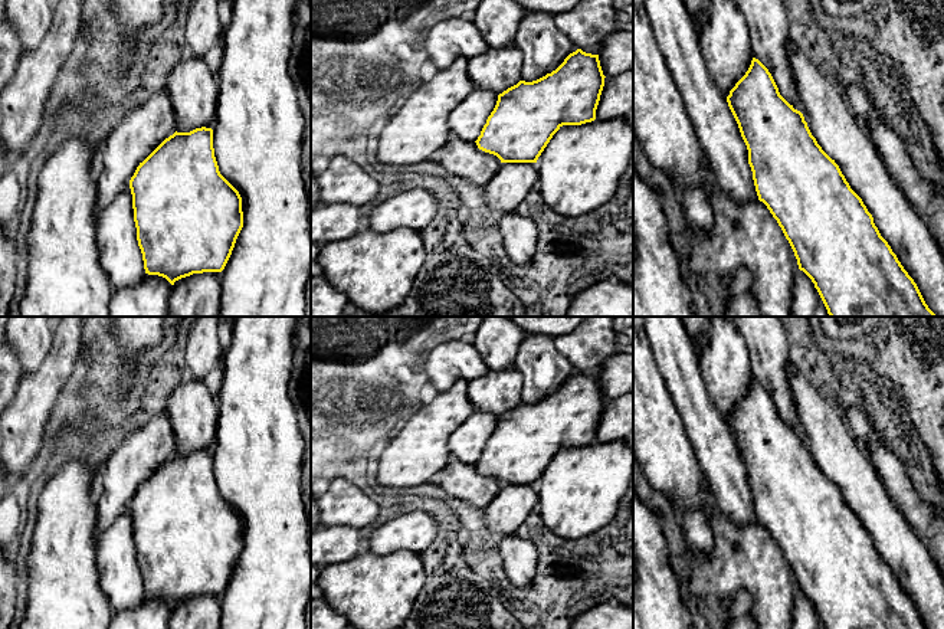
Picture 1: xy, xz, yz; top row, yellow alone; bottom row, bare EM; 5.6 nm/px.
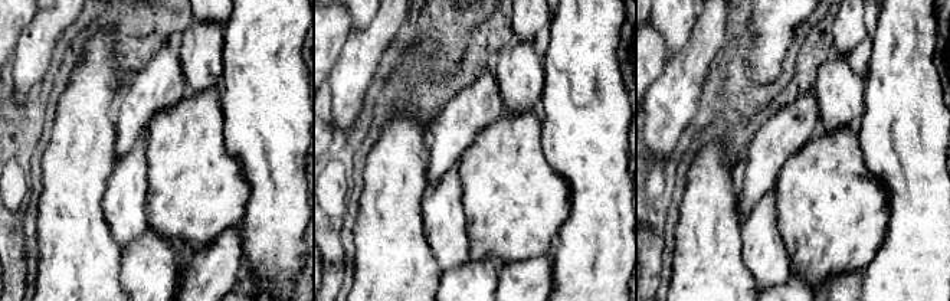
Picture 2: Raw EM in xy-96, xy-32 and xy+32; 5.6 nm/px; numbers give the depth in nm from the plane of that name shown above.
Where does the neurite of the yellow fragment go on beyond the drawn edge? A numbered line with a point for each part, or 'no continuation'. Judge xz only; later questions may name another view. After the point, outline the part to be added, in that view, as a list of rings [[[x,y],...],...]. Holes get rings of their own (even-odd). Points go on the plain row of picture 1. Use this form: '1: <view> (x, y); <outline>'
1: xz (510, 508); [[[501,485],[499,492],[484,508],[485,527],[496,540],[515,534],[537,508],[535,485]]]

